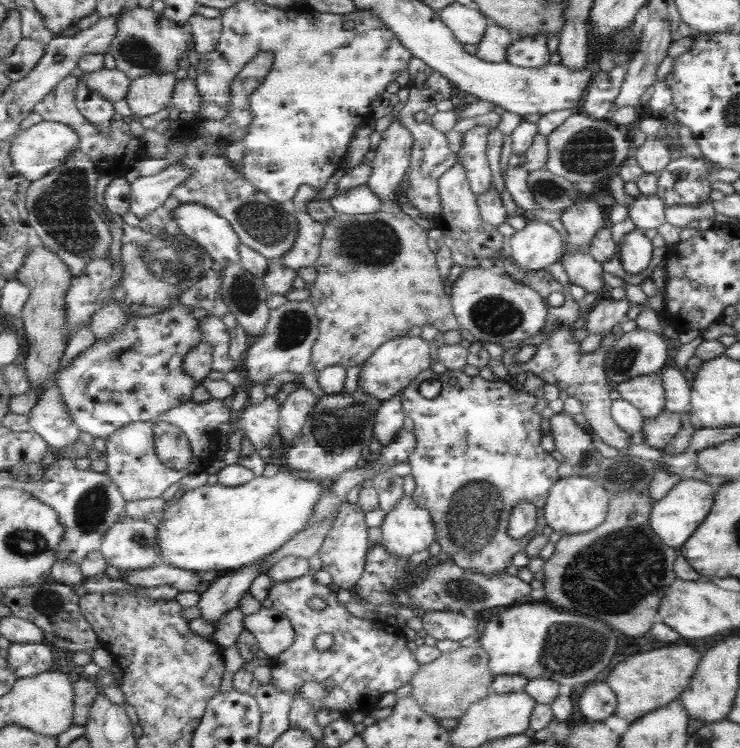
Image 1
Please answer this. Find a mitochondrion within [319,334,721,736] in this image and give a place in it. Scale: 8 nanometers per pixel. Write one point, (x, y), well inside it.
(611, 576)

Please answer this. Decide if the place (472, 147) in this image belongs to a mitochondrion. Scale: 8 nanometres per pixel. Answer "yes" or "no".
no

